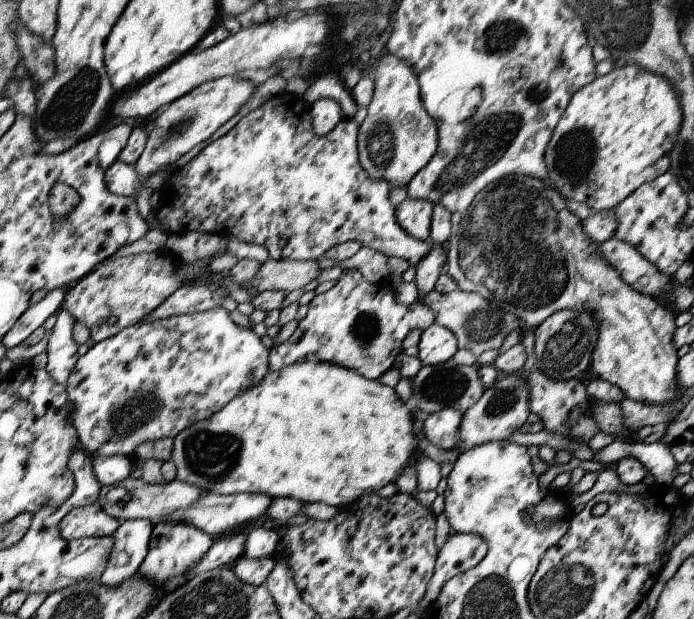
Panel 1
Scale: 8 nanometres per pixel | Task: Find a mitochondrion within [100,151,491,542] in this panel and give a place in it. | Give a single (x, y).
(214, 455)

